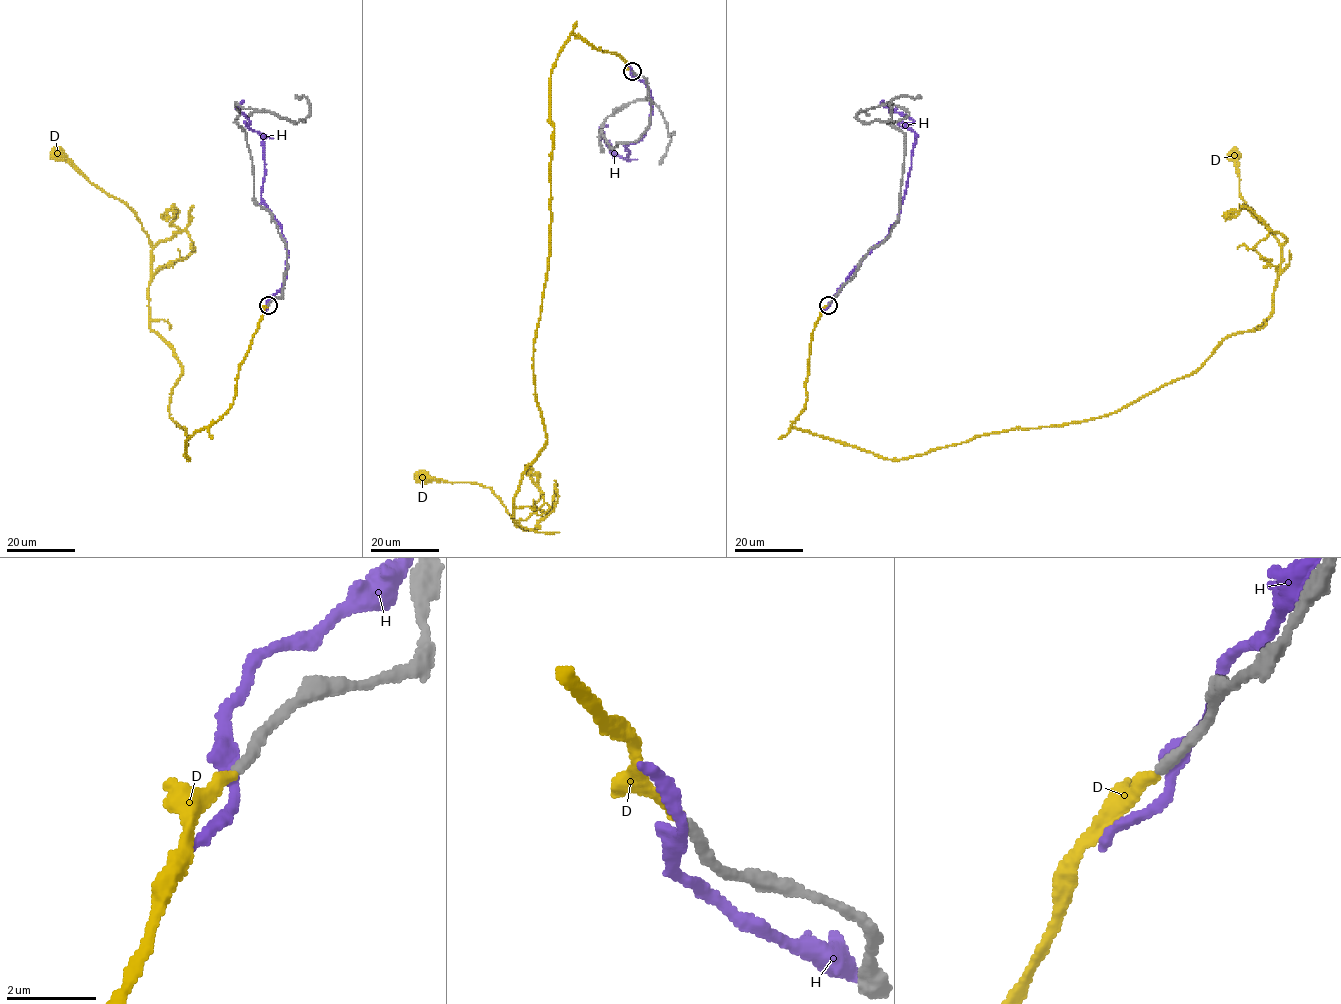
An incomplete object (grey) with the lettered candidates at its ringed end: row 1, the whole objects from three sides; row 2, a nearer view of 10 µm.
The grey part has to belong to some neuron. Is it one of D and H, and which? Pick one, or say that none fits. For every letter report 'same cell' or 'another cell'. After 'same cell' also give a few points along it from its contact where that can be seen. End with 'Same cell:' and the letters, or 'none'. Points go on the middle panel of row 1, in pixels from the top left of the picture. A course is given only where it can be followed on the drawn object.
D: same cell; course (632, 70), (571, 34), (550, 77), (533, 344), (546, 443), (515, 524), (489, 488), (420, 478)
H: another cell
Same cell: D

